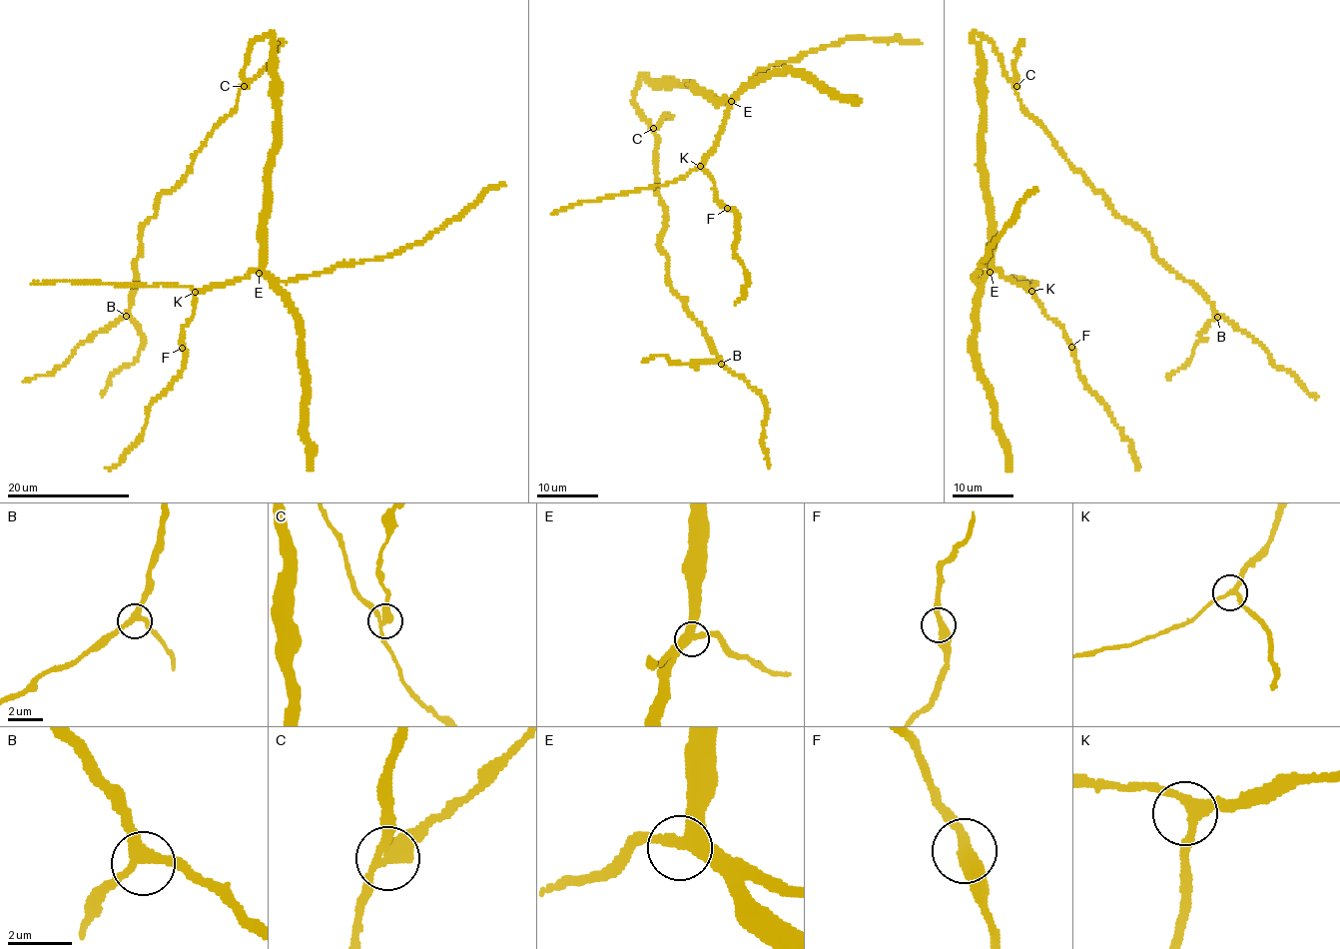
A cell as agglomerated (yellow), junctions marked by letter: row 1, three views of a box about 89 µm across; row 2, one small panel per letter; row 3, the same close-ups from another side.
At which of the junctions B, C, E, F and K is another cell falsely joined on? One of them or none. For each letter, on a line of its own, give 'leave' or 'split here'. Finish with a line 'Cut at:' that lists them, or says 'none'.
B: leave
C: split here
E: leave
F: leave
K: leave
Cut at: C

